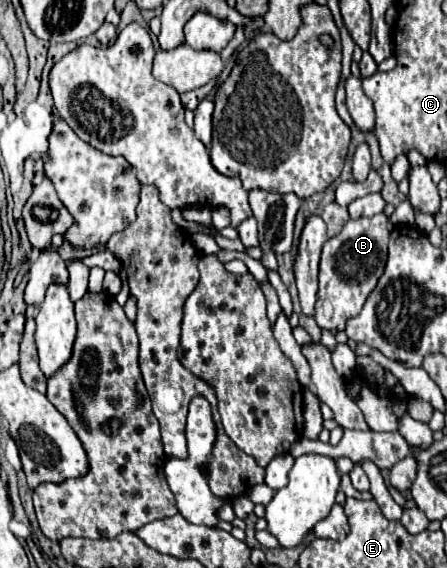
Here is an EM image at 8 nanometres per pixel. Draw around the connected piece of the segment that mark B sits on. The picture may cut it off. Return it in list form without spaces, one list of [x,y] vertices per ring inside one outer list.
[[[385,213],[361,219],[349,219],[343,231],[331,237],[323,245],[319,267],[319,301],[315,305],[315,321],[321,329],[337,331],[345,329],[345,323],[359,315],[369,293],[375,289],[387,263],[387,243],[393,225]]]

